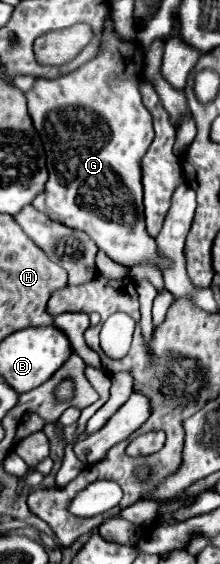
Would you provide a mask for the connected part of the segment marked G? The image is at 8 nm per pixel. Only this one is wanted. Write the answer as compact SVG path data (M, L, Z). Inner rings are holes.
M112 17L104 23L104 43L100 55L80 69L56 77L56 79L38 79L36 85L26 93L28 111L34 121L36 131L44 143L46 165L50 179L46 189L32 201L32 205L46 213L50 219L58 223L84 231L88 237L100 237L100 251L104 251L110 259L120 265L134 267L142 261L152 261L154 265L164 265L166 259L158 255L154 239L146 233L144 225L144 205L142 205L142 187L140 187L140 159L144 151L150 147L152 133L152 117L148 109L142 105L142 97L138 93L140 71L134 65L140 63L142 71L142 49L138 43L124 43L116 31Z

